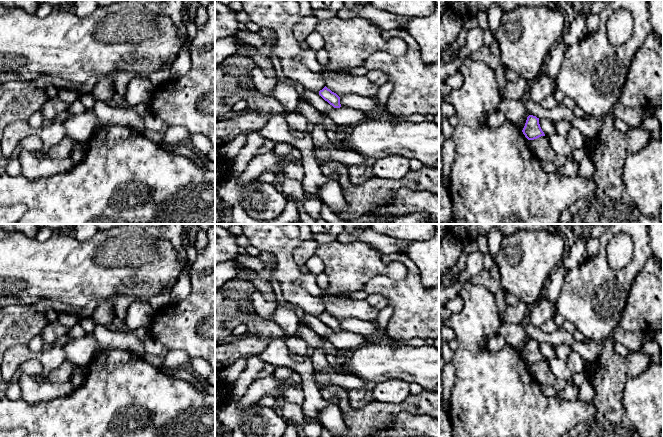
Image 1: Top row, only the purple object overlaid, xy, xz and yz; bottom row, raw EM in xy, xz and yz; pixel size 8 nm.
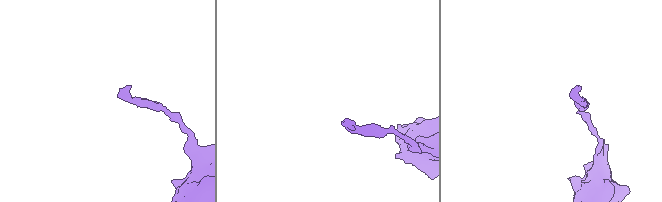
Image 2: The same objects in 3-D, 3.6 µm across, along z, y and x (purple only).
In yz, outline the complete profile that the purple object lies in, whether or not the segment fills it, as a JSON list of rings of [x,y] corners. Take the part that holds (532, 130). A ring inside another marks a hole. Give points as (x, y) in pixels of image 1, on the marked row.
[[[529,115],[527,117],[522,132],[528,140],[534,140],[541,136],[545,136],[544,132],[540,127],[539,118],[533,115]]]

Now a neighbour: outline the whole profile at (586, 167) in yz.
[[[585,156],[579,162],[579,172],[578,175],[584,178],[593,178],[595,172],[595,166],[591,157]]]

